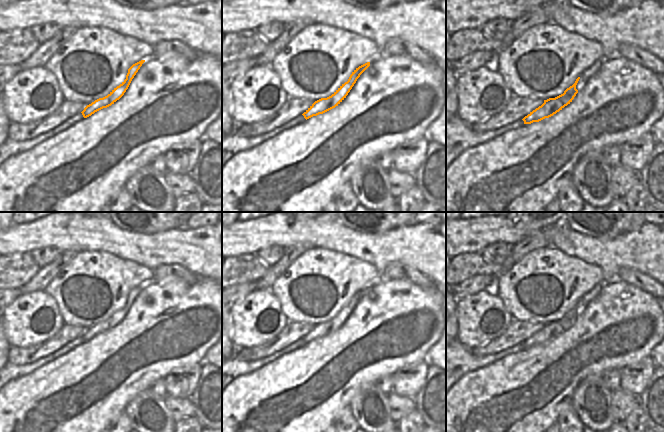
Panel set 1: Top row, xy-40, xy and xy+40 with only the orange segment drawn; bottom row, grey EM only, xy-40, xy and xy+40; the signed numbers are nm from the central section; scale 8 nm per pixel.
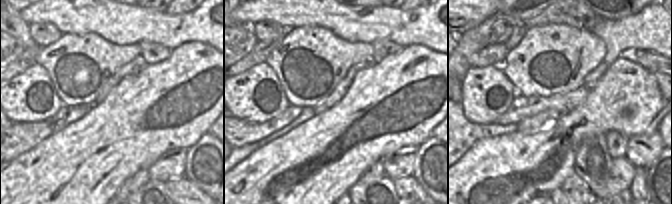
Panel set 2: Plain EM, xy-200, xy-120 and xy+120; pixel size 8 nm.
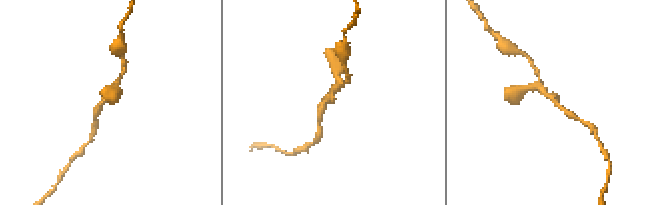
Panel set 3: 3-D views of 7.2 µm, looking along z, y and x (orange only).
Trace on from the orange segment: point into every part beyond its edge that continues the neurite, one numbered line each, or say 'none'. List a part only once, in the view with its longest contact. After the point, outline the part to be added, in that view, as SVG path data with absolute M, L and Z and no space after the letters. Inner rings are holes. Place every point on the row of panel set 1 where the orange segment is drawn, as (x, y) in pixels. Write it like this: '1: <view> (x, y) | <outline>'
none

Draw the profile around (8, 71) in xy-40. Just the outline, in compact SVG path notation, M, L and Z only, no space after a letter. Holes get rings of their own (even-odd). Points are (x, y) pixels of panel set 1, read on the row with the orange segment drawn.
M5 64L0 66L0 88L3 84L14 78L19 71L20 67L18 64Z

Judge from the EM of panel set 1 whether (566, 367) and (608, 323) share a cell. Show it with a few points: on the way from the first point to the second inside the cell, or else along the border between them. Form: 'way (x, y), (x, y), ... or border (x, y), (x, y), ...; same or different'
way (576, 356), (597, 333); same

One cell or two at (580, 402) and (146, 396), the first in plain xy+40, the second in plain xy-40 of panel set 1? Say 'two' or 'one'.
one

